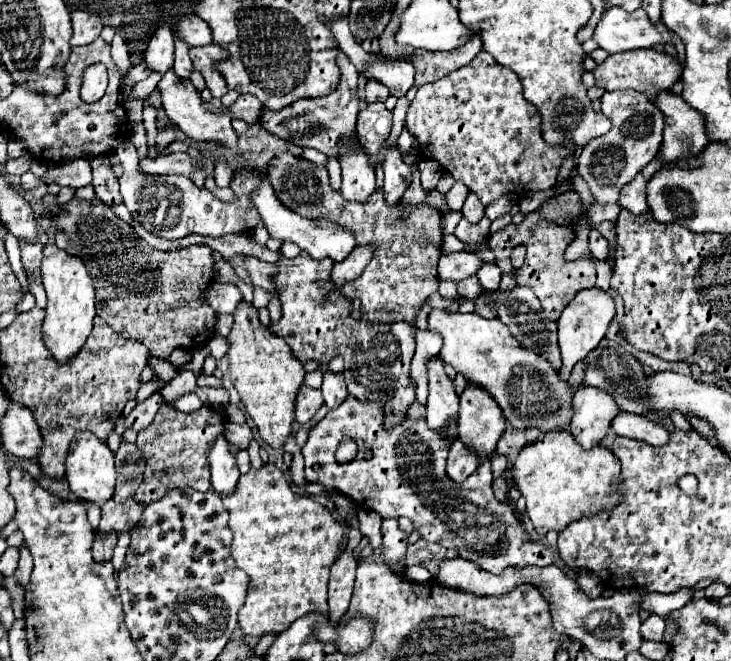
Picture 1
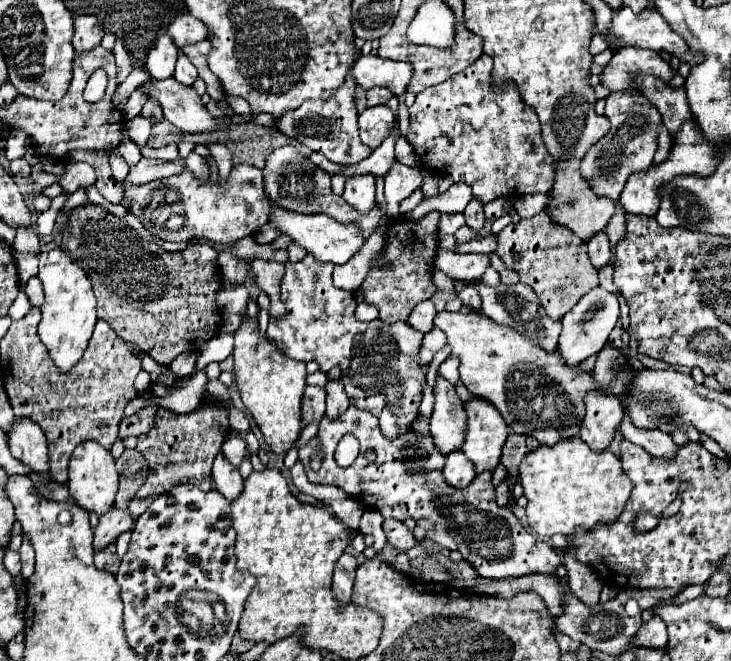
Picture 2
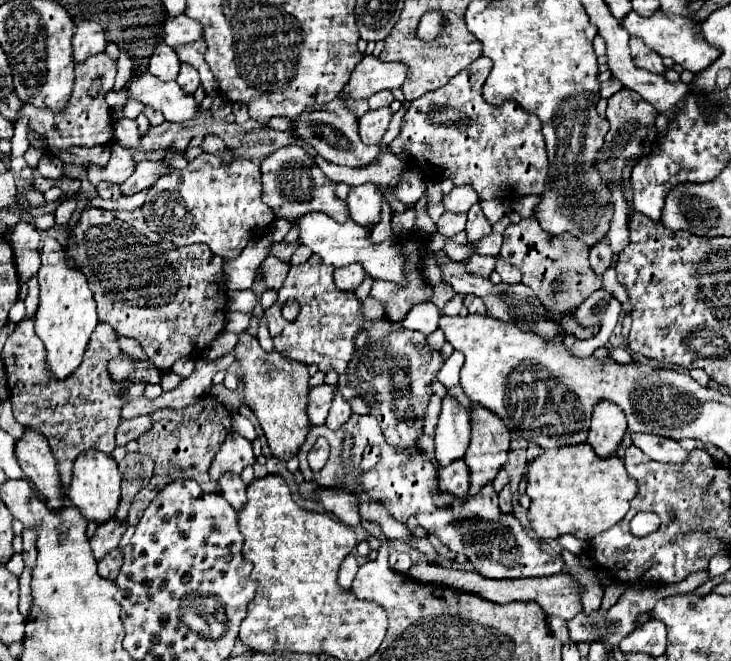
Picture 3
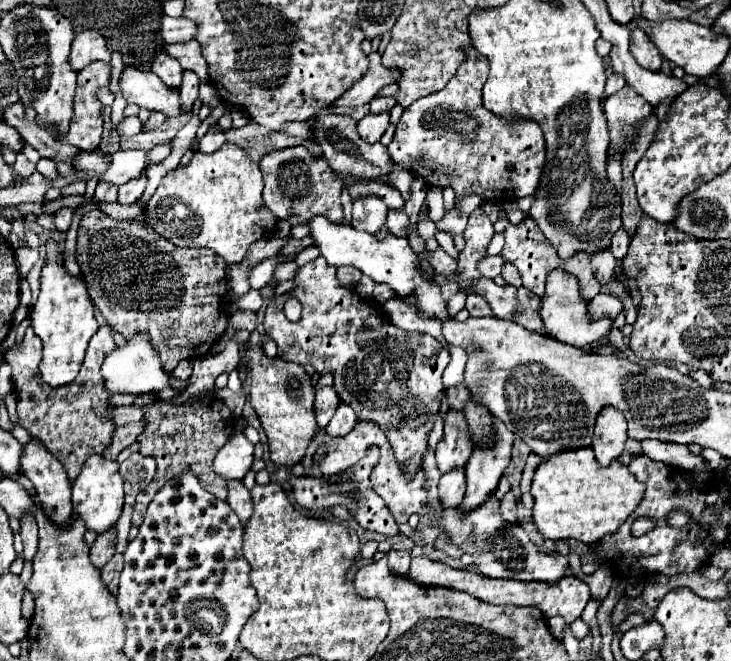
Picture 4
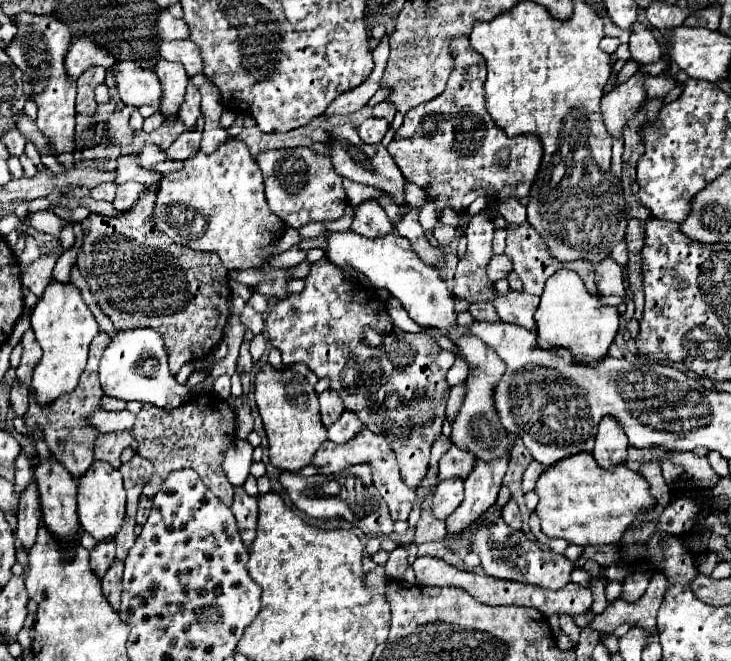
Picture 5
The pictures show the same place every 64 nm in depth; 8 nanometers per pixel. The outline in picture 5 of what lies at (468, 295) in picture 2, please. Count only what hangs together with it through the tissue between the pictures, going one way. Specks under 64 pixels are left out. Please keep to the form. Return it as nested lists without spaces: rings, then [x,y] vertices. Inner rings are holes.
[[[472,302],[472,304],[470,304],[470,314],[472,314],[476,320],[498,320],[496,310],[492,308],[490,302]]]

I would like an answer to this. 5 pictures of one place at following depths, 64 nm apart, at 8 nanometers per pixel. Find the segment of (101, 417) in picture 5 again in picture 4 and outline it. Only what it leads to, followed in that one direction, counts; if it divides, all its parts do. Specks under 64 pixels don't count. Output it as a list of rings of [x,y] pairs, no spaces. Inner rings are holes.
[[[130,404],[130,406],[118,406],[114,408],[112,412],[112,420],[116,422],[116,426],[122,426],[124,422],[130,424],[130,422],[138,422],[144,418],[144,404],[142,406],[136,406],[136,404]]]

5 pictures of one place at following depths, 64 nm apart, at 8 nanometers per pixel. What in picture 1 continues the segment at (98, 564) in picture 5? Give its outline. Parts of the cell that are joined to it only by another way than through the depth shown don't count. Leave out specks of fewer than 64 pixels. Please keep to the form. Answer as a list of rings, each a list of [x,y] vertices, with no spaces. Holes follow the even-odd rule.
[[[134,498],[122,504],[112,504],[112,500],[108,500],[102,506],[102,520],[98,530],[100,532],[128,532],[138,524],[138,520],[144,514],[144,508],[146,504],[140,504]]]

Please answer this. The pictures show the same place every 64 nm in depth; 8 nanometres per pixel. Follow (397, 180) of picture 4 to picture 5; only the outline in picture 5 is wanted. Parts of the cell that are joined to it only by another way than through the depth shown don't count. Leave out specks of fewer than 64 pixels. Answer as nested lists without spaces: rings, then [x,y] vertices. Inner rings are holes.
[[[406,180],[404,186],[404,196],[407,204],[422,208],[424,204],[429,201],[429,197],[425,190],[410,183],[410,180]]]

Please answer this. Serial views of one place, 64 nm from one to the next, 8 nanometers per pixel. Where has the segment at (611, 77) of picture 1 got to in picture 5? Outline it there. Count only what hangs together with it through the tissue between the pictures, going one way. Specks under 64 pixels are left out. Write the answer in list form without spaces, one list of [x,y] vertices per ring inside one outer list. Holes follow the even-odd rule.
[[[634,22],[630,28],[630,54],[640,66],[654,64],[662,58],[662,48],[656,36],[642,22]]]

